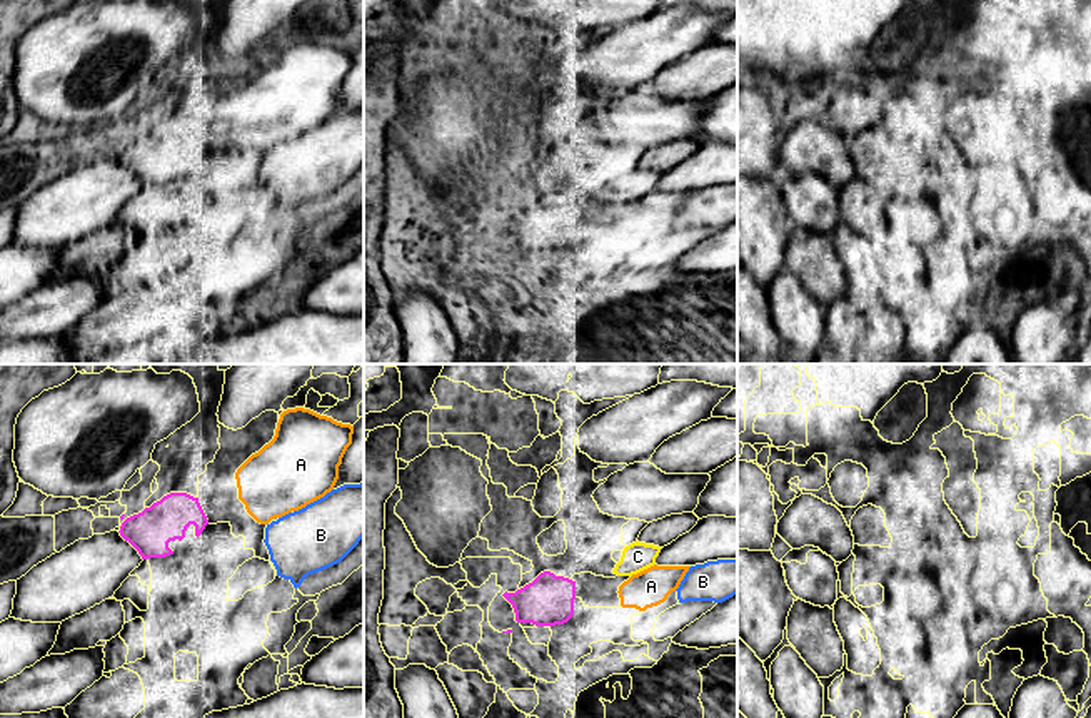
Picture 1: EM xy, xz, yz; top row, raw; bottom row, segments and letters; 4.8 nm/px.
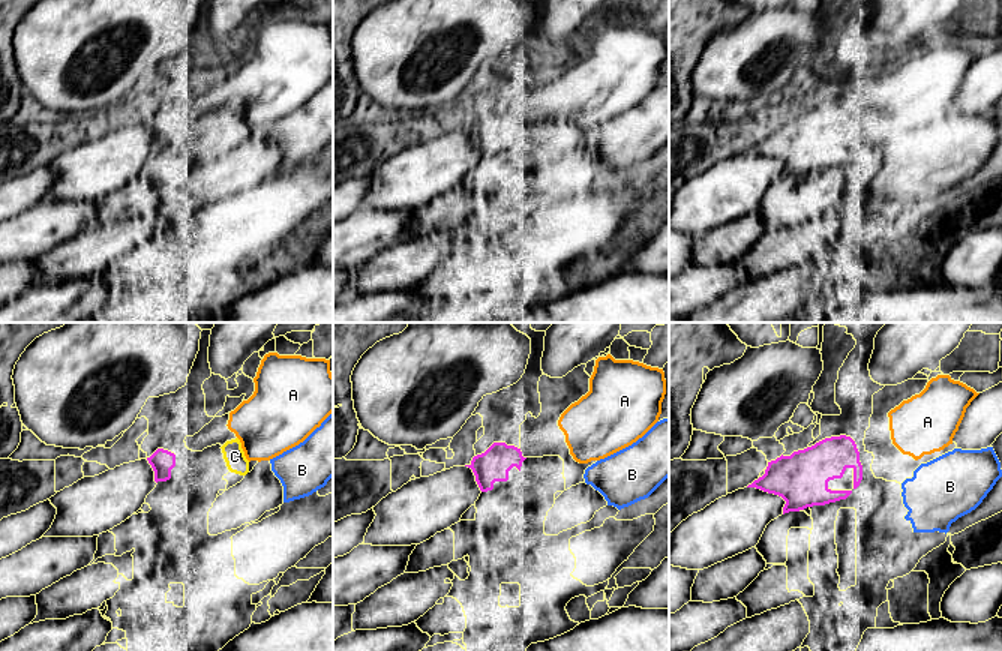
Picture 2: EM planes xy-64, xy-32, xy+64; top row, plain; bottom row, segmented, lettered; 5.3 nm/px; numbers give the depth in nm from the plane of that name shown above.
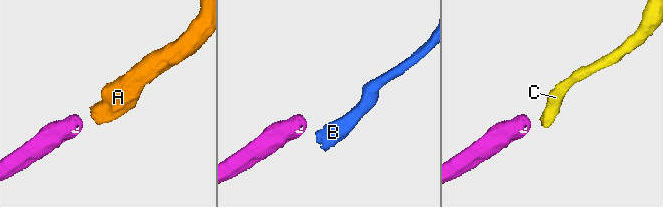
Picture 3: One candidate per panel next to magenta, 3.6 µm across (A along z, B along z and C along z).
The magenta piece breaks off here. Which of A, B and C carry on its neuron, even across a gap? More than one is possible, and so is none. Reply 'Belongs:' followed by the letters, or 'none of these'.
Belongs: A

